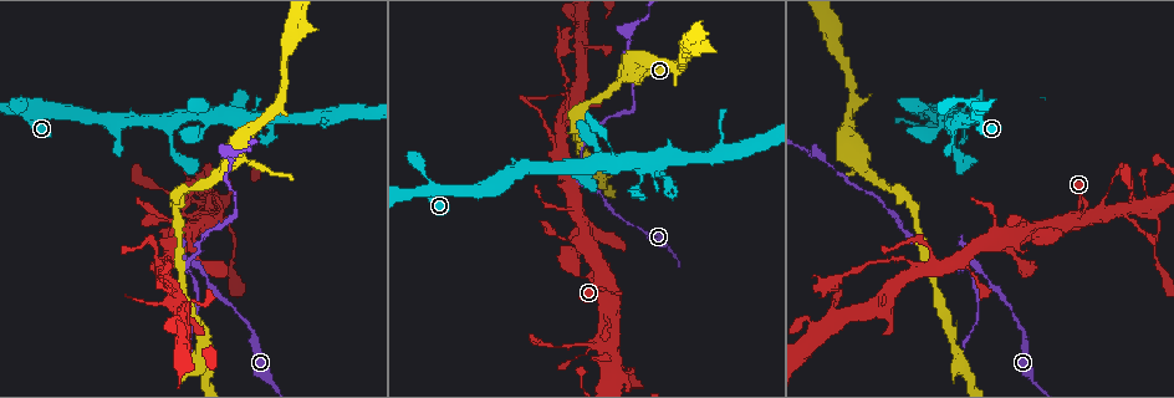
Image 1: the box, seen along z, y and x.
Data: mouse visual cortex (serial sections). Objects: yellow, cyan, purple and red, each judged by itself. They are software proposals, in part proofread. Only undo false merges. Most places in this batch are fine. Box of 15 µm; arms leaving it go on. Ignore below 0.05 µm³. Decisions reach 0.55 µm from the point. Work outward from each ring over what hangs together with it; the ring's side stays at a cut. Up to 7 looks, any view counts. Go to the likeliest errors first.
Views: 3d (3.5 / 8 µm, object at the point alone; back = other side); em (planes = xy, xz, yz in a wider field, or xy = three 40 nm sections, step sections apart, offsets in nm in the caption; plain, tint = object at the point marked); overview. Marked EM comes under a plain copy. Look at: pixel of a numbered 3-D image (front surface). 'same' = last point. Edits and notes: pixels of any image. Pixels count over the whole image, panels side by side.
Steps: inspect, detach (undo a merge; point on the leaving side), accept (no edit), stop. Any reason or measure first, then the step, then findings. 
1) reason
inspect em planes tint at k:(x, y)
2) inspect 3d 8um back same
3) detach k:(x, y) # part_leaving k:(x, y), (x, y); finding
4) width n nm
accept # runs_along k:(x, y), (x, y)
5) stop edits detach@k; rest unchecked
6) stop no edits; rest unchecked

three-way junction
inspect 3d 8um at 1:(631, 70)

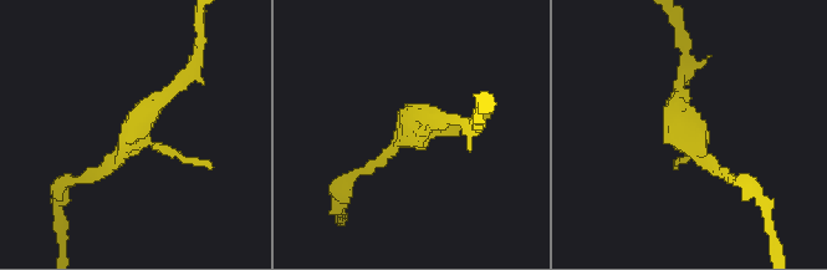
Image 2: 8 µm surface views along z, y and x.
arms 3; arm_widths 300, 450, 500 nm; need the tissue
inspect em xy step 5 tint at 2:(691, 132)

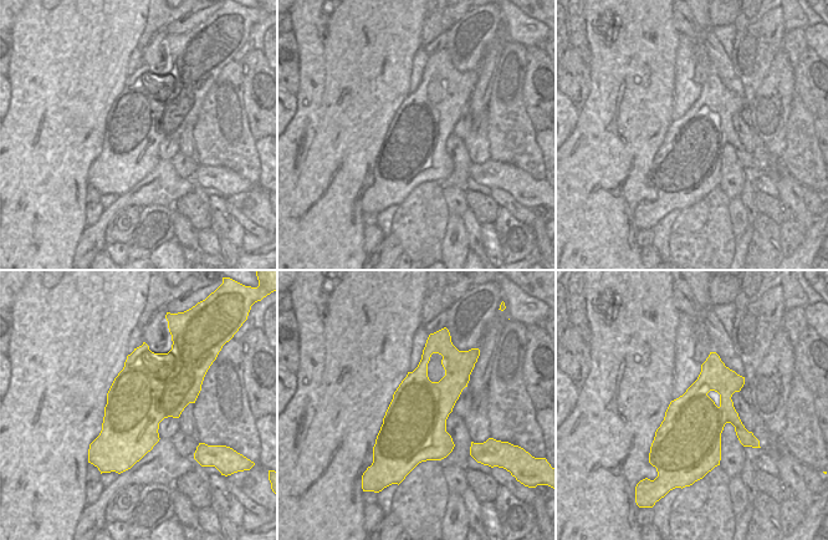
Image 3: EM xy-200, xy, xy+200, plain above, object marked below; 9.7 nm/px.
accept # runs_along 2:(157, 147), (137, 143), (142, 121); one cell here

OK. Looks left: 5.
four arms meet
inspect 3d 8um back at 1:(594, 290)

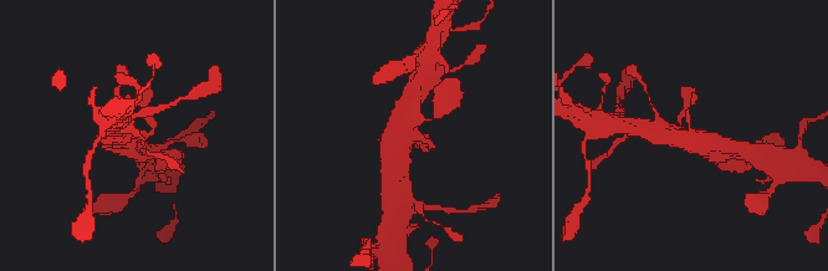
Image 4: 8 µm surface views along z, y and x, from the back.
inspect em planes tint at 4:(411, 136)

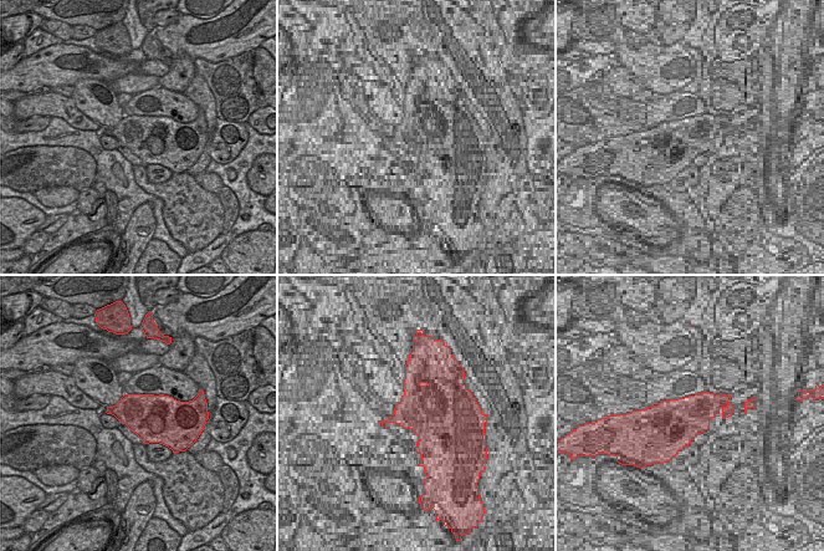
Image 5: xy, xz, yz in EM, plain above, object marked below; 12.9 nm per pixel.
accept # runs_along 4:(430, 147), (395, 129), (407, 107); all the same cell

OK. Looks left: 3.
branch point
inspect 3d 3.5um at 1:(561, 126)

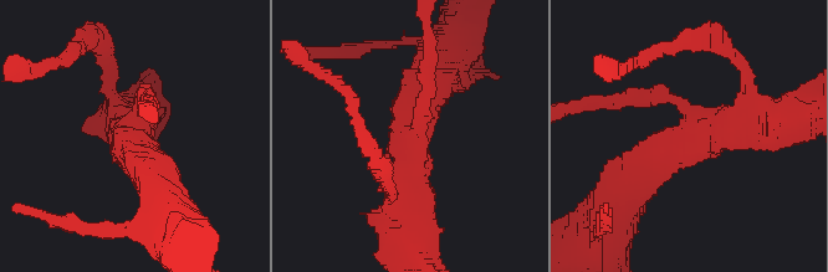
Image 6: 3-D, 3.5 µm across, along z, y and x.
arms 3; arm_widths 200, 500, 500 nm; need the tissue
inspect em xy step 3 tint at 6:(130, 135)

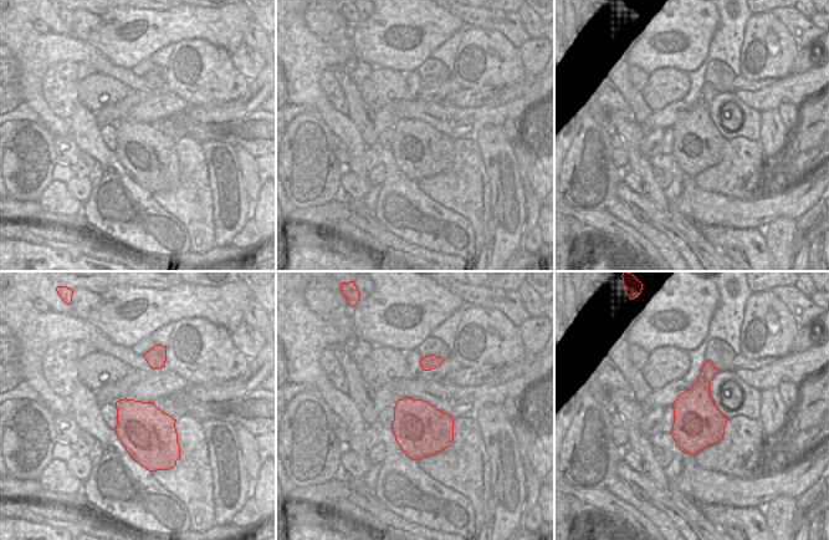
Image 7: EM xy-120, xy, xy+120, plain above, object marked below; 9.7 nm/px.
cut it another way
inspect em xy step 2 tint same

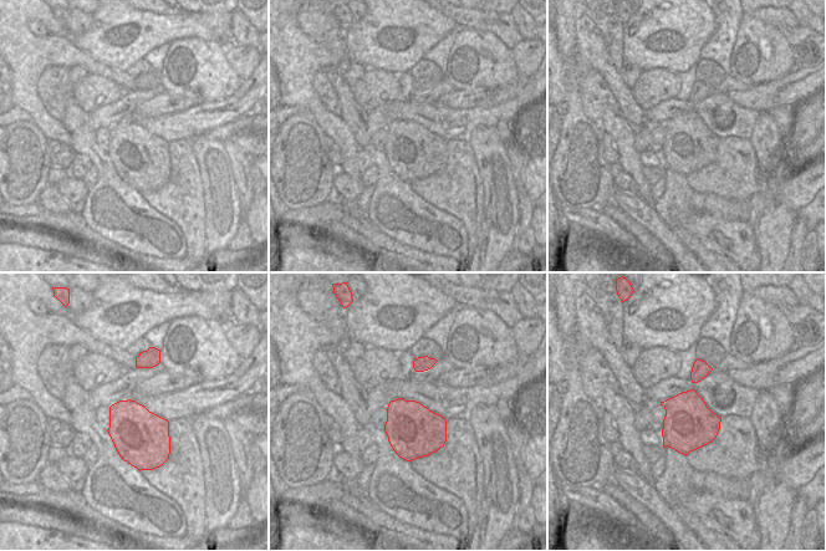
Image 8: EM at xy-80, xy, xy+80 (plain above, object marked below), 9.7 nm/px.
detach 6:(634, 102) # part_leaving 6:(684, 104), (671, 97), (582, 104); a second cell is stuck on

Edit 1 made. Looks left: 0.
stop edits detach@6; rest unchecked

